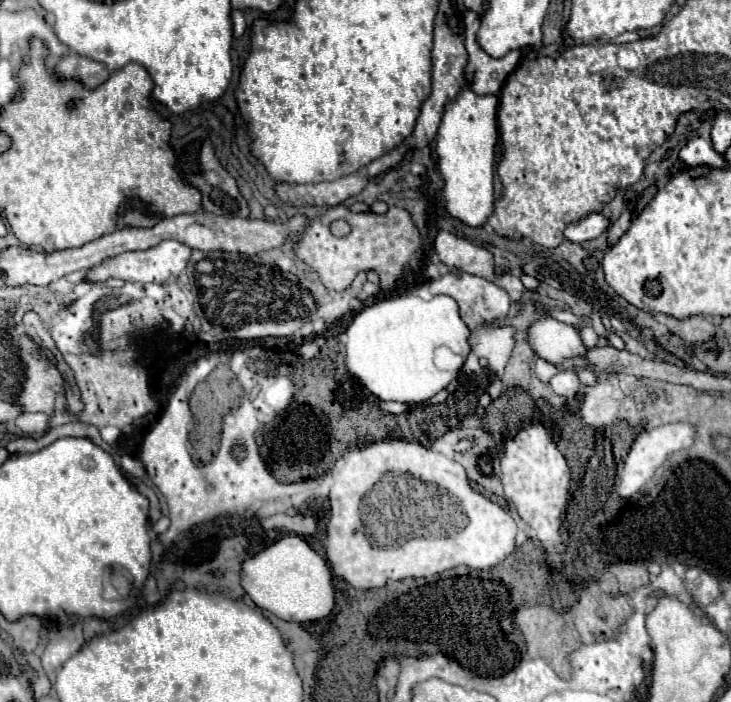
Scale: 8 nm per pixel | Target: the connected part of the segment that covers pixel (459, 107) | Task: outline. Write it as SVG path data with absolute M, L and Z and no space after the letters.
M468 88L456 94L456 100L444 106L444 114L436 132L438 170L444 180L440 196L446 212L470 228L482 226L494 212L494 148L498 142L496 96L480 96Z

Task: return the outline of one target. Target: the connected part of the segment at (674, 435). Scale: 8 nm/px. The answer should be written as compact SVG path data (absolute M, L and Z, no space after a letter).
M686 422L664 424L664 426L658 426L658 428L650 428L650 430L640 432L638 438L634 440L630 452L628 452L626 466L624 466L624 472L622 472L622 482L618 486L618 496L622 500L634 498L656 476L662 462L666 462L674 452L690 448L692 442L694 442L694 428L690 424L686 424Z

